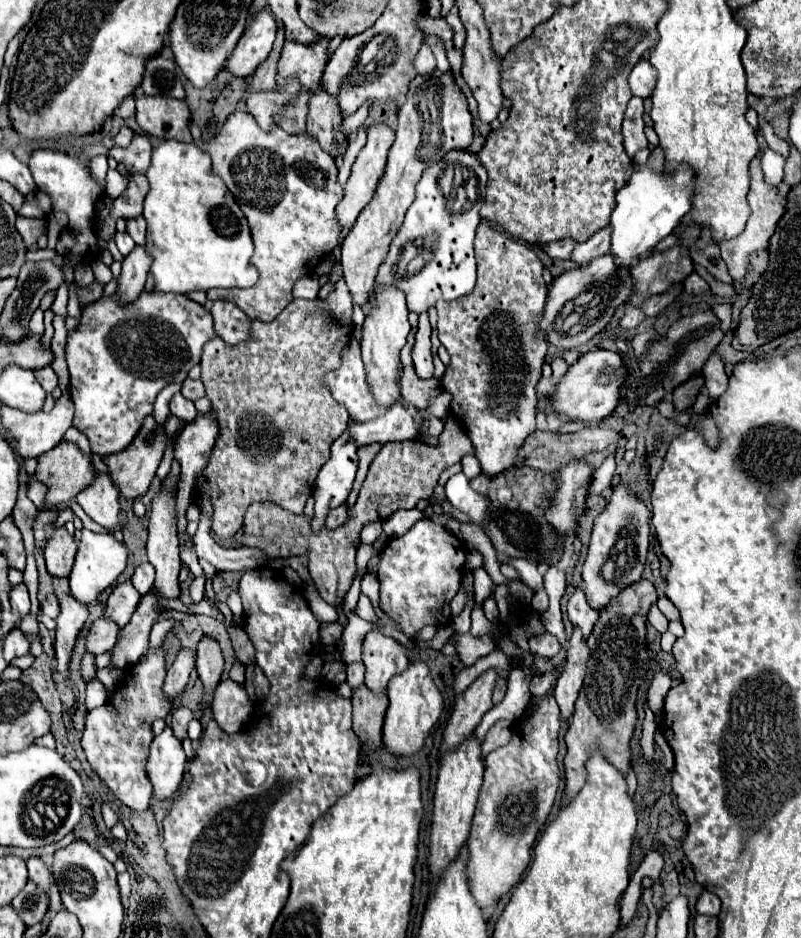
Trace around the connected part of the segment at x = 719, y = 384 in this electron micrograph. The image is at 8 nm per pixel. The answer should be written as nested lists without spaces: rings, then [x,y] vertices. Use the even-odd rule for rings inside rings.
[[[713,352],[713,356],[709,356],[709,362],[705,364],[703,376],[705,376],[705,392],[709,394],[711,400],[717,400],[729,386],[729,376],[725,374],[723,362],[717,356],[717,352]]]

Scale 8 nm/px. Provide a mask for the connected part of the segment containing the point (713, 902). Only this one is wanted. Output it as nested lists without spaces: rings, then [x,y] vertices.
[[[703,892],[701,898],[697,900],[697,914],[705,916],[719,916],[721,912],[721,900],[713,892]]]

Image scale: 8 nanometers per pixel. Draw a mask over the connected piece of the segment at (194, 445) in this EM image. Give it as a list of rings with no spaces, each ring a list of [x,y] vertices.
[[[213,412],[207,414],[199,414],[197,420],[193,424],[187,424],[187,428],[183,428],[177,446],[175,446],[175,460],[179,460],[181,464],[181,478],[179,478],[179,490],[177,490],[177,500],[175,500],[175,510],[177,510],[177,532],[179,532],[179,542],[181,546],[189,546],[191,544],[191,536],[187,534],[187,518],[185,512],[189,508],[189,504],[193,502],[193,484],[195,478],[205,470],[205,464],[209,462],[209,454],[213,450],[213,444],[219,436],[219,424],[217,424],[217,416]]]

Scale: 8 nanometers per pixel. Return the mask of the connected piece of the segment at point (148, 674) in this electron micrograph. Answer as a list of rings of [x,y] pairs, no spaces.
[[[161,644],[159,648],[147,650],[145,660],[129,668],[129,676],[125,676],[125,682],[109,696],[105,706],[93,708],[85,716],[81,748],[91,768],[99,774],[101,780],[105,780],[105,784],[123,804],[137,812],[149,808],[153,794],[149,774],[145,772],[145,764],[149,760],[149,744],[153,740],[151,724],[153,720],[167,716],[173,708],[173,700],[169,700],[169,696],[163,692],[165,676],[165,646]]]

